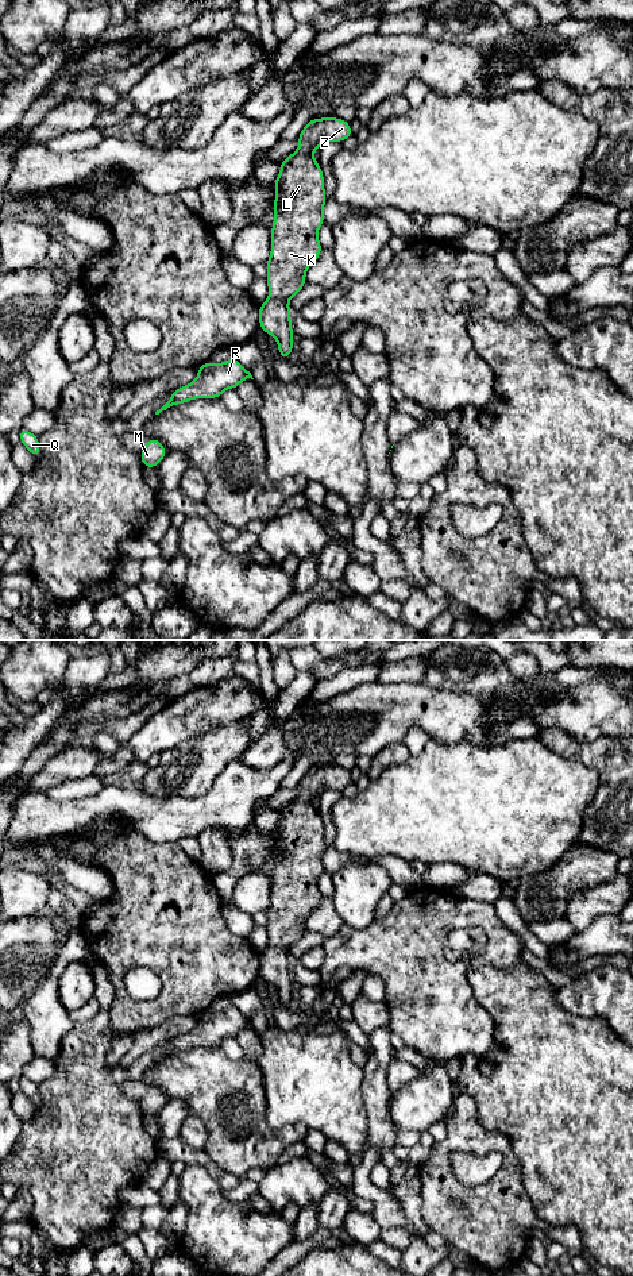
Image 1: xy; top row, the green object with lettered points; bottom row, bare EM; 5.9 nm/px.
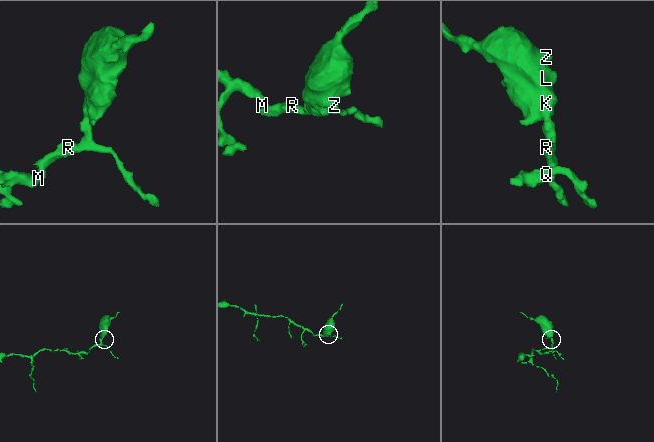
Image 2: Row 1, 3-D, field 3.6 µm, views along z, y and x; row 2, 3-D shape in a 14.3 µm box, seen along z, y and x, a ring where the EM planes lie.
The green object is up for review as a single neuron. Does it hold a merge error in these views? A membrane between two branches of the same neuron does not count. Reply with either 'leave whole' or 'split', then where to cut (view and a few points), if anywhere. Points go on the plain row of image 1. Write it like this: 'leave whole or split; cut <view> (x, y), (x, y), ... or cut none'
leave whole; cut none

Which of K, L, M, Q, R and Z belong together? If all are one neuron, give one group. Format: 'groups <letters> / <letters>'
groups K L M Q R Z

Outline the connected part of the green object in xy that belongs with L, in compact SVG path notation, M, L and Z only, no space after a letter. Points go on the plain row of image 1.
M339 766L310 767L298 783L300 795L286 807L281 809L281 820L273 830L277 837L273 860L275 863L271 875L271 901L266 910L267 934L270 942L259 953L259 974L266 982L271 982L278 991L281 1007L287 1009L293 999L293 976L290 955L287 949L294 945L306 932L305 921L319 906L323 894L317 879L324 872L323 857L327 849L324 824L313 801L328 789L343 790L352 783L348 770Z

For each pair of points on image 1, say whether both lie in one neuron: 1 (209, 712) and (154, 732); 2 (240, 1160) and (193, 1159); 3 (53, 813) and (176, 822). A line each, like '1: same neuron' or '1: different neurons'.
1: same neuron
2: different neurons
3: same neuron

